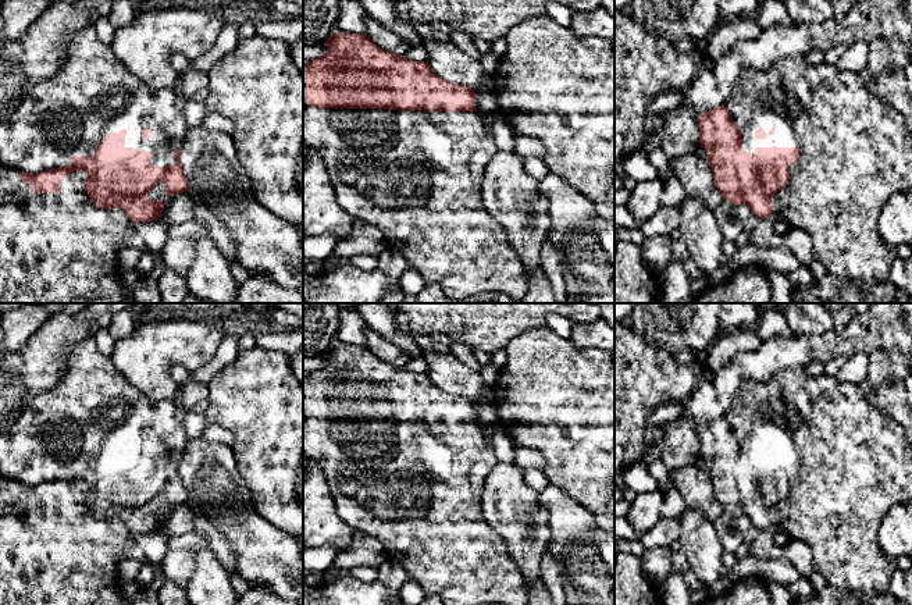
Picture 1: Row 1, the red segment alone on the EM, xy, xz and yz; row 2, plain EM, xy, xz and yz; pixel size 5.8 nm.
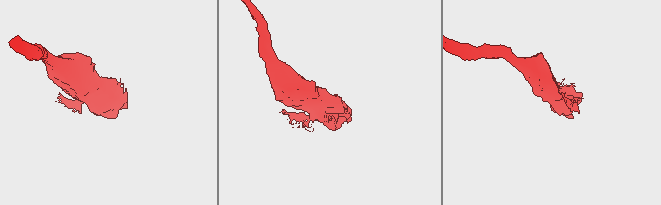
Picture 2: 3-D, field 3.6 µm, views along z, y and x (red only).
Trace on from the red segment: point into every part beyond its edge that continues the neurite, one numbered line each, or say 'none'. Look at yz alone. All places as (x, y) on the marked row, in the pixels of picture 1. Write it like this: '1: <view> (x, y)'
1: yz (855, 149)

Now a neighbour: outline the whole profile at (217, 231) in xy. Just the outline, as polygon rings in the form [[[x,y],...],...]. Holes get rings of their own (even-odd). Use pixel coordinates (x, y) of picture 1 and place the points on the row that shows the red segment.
[[[195,203],[195,220],[207,227],[206,235],[215,243],[221,253],[232,261],[236,255],[235,242],[220,216],[204,204]]]

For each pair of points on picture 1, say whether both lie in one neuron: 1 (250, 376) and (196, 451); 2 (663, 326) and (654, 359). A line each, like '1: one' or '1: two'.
1: two
2: two

